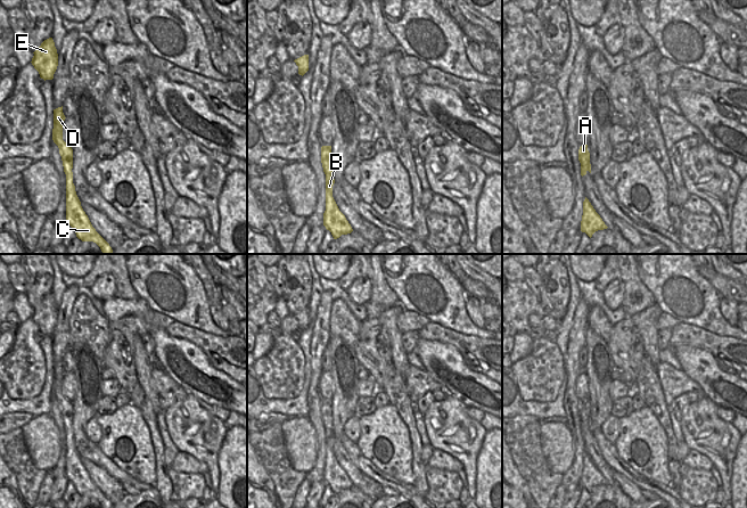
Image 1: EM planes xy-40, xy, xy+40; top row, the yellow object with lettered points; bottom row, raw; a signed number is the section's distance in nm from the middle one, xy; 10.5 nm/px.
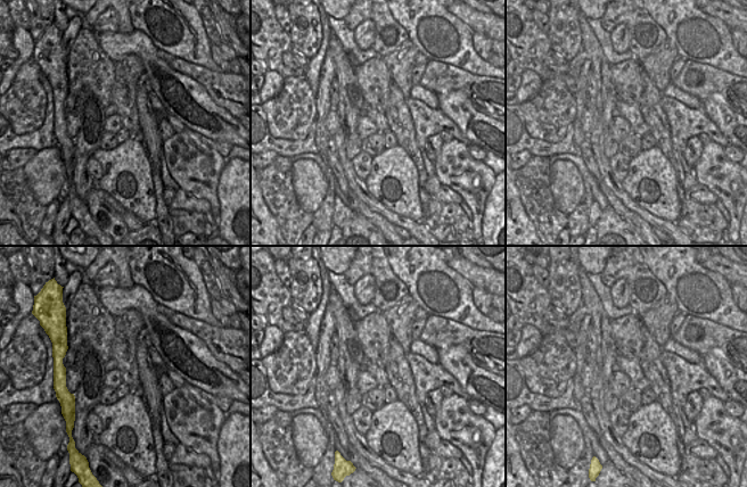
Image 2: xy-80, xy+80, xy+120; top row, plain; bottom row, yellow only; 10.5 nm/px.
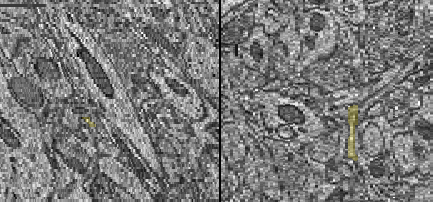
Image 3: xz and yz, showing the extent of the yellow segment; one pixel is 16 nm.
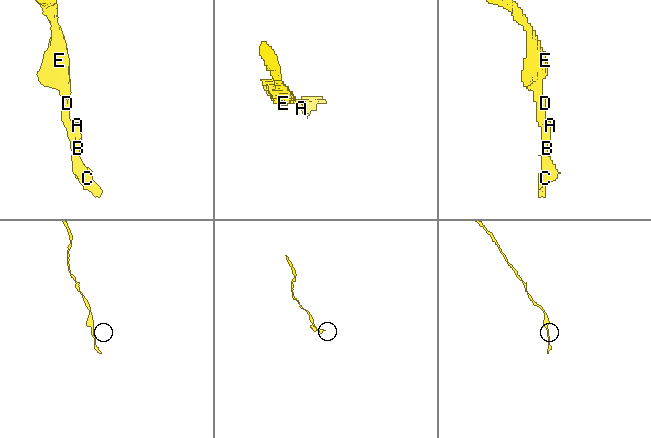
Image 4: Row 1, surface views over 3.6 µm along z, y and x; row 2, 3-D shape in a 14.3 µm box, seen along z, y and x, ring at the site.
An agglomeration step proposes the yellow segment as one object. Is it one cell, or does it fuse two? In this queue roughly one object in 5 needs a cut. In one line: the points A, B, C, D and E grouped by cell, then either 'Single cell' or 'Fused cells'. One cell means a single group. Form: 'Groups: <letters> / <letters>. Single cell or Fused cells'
Groups: A B C D E. Single cell.

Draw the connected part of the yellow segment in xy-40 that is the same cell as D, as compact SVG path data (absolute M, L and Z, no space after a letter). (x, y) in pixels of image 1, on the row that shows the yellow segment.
M63 106L54 109L52 140L59 148L66 174L66 222L74 229L79 239L82 241L93 241L100 247L102 254L112 254L112 247L92 227L76 195L72 172L73 149L63 140L63 123L65 118Z

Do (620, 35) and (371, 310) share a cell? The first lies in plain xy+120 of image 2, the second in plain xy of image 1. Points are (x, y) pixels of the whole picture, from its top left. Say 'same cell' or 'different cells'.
different cells

